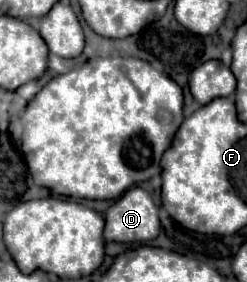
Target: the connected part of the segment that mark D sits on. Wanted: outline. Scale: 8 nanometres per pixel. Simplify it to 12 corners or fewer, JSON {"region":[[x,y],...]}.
{"region":[[140,187],[104,213],[104,240],[144,243],[160,233],[158,207]]}

